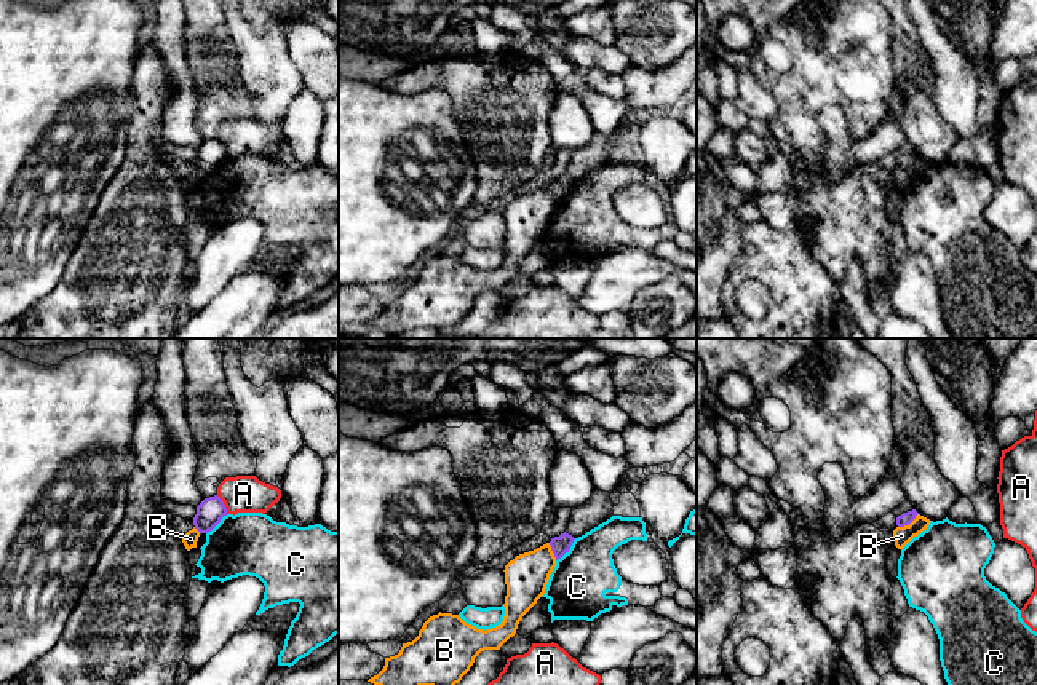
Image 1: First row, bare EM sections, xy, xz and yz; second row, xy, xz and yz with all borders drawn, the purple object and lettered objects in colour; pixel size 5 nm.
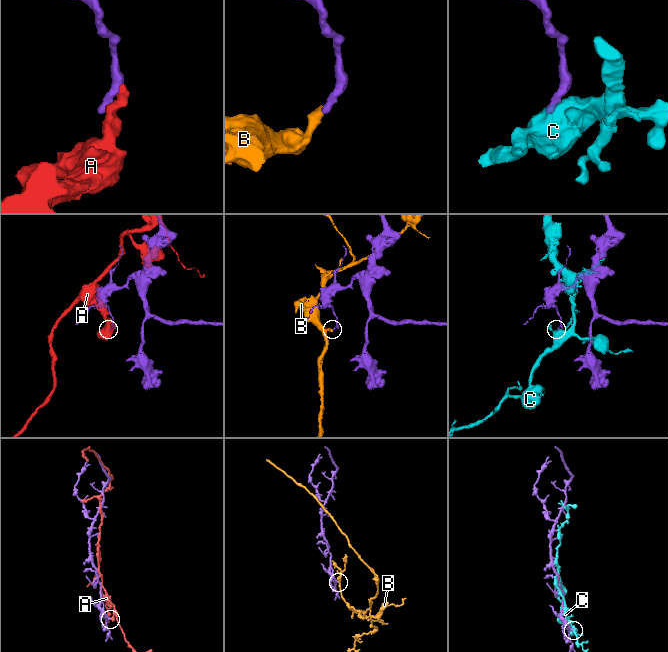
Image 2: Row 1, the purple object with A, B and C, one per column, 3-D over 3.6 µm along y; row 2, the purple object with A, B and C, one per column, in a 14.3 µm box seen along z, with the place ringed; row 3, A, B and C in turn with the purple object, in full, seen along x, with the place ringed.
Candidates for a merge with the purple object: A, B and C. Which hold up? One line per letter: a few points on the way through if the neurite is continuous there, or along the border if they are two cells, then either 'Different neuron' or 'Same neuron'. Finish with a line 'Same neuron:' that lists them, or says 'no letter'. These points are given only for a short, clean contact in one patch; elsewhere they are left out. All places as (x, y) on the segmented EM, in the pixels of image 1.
A: Different neuron
B: Boundary: yz (917, 513), (908, 524), (898, 527). Different neuron
C: Different neuron
Same neuron: no letter

